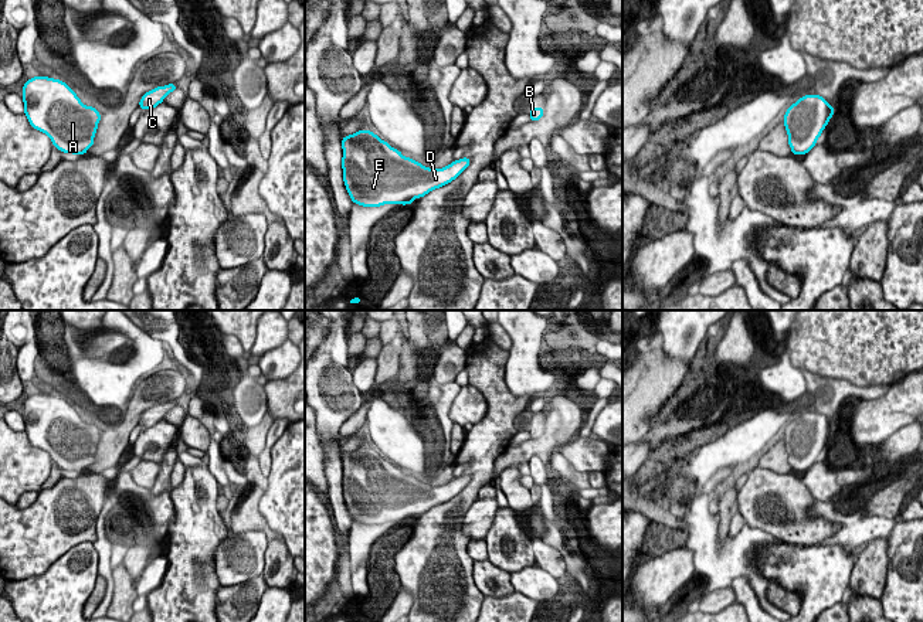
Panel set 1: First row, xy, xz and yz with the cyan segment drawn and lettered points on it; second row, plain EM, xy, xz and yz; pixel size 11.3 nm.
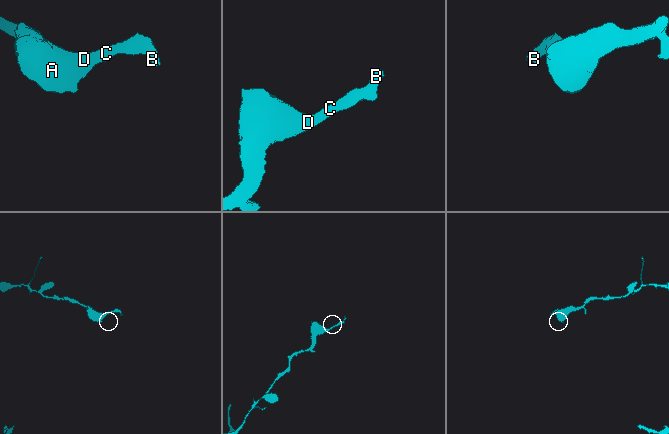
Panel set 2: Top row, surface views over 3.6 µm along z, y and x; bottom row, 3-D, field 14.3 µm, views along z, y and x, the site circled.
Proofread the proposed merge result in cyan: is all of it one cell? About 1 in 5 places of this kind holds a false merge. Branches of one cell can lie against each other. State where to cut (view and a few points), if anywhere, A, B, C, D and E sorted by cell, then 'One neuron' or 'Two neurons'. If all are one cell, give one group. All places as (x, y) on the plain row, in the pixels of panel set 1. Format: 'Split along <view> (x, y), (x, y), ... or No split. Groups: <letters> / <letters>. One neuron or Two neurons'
No split. Groups: A B C D E. One neuron

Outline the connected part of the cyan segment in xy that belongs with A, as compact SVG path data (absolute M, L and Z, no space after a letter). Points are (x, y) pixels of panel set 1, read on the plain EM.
M34 394L23 402L28 441L50 453L52 462L72 472L85 472L94 463L101 431L81 419L60 397Z

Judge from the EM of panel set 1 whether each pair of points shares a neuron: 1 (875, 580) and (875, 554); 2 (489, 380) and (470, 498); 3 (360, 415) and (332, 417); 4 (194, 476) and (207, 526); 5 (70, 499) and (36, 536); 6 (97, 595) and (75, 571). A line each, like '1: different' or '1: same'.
1: same
2: same
3: different
4: same
5: same
6: different

